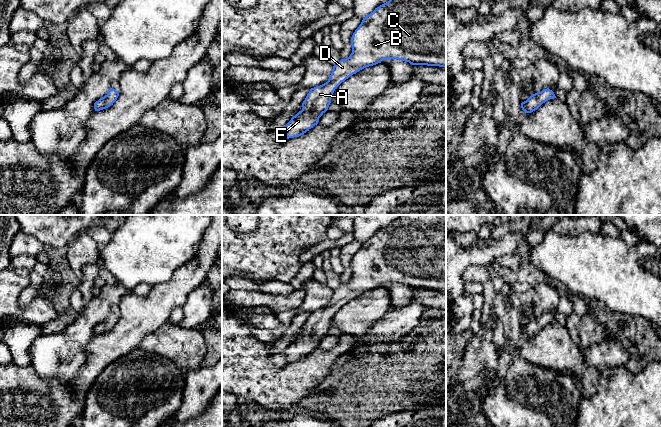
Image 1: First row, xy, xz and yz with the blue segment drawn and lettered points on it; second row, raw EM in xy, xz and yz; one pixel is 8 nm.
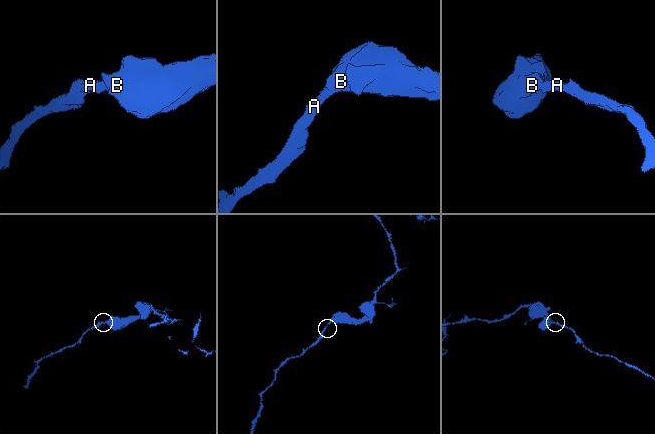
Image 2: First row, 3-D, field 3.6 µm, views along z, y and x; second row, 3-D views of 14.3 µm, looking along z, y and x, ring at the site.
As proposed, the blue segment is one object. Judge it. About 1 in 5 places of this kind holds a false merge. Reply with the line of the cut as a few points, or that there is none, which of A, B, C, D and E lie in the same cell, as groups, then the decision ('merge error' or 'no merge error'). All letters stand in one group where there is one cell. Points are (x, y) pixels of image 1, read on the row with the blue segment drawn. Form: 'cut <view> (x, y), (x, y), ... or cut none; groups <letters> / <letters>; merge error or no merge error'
cut none; groups A B C D E; no merge error

